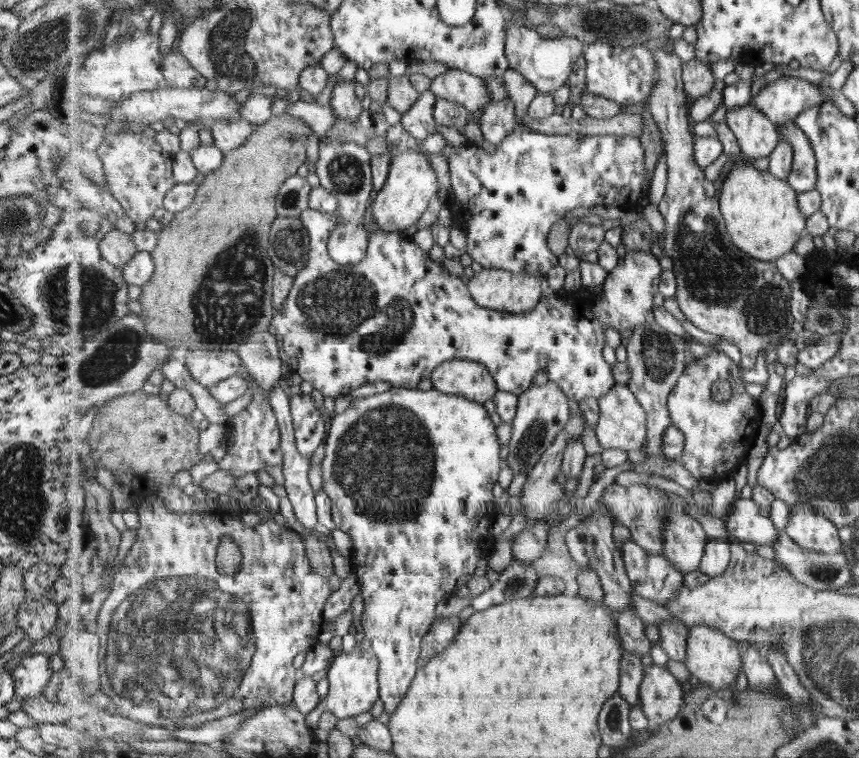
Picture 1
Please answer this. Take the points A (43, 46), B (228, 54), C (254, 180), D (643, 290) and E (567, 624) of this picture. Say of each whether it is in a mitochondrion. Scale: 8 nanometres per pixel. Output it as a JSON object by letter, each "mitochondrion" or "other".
{"A":"mitochondrion","B":"mitochondrion","C":"other","D":"other","E":"other"}

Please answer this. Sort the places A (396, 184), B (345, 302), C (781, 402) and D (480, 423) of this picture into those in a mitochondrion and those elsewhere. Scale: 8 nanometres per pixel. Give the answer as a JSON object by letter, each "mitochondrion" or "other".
{"A":"other","B":"mitochondrion","C":"other","D":"other"}

